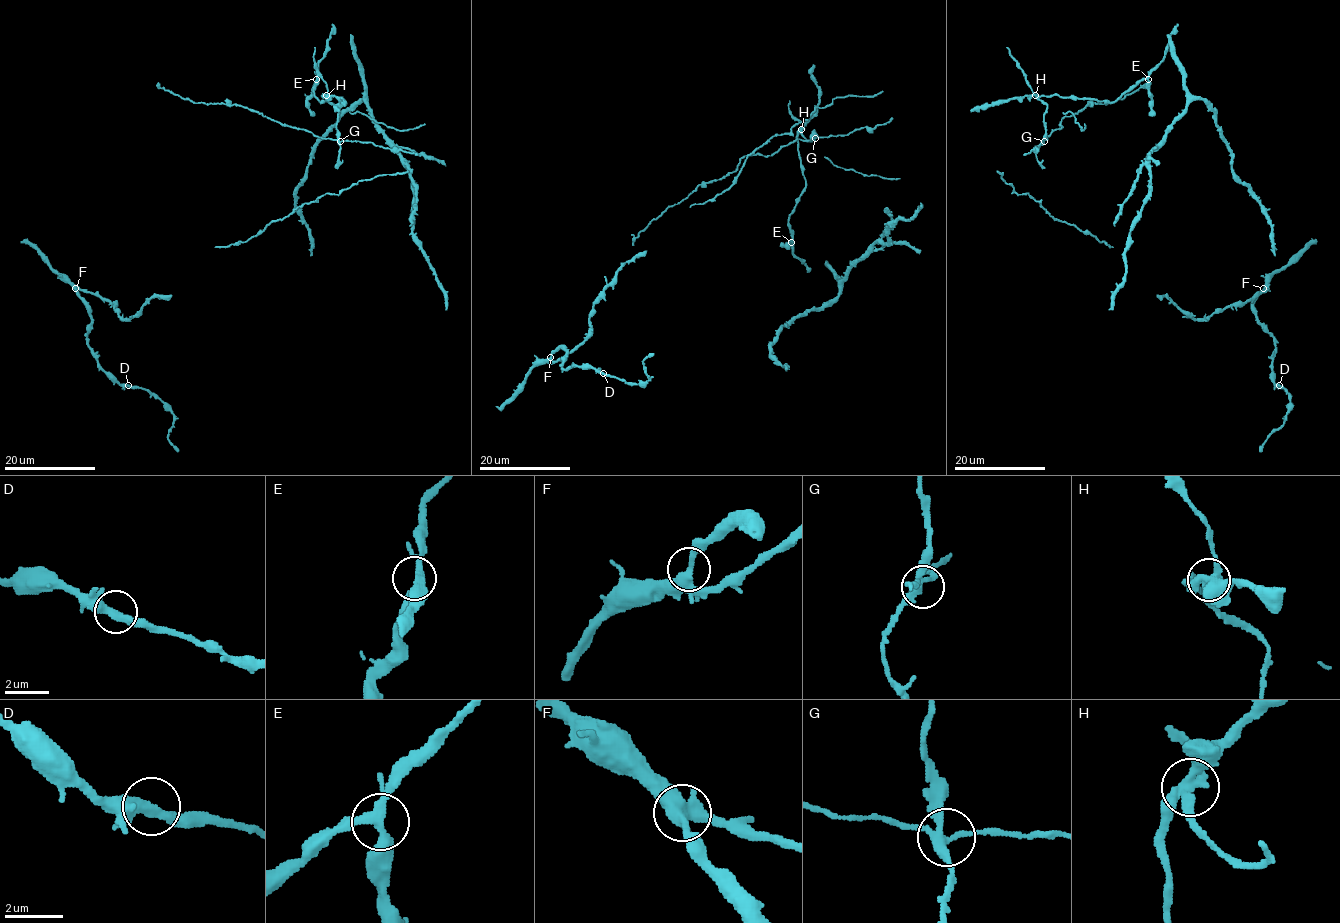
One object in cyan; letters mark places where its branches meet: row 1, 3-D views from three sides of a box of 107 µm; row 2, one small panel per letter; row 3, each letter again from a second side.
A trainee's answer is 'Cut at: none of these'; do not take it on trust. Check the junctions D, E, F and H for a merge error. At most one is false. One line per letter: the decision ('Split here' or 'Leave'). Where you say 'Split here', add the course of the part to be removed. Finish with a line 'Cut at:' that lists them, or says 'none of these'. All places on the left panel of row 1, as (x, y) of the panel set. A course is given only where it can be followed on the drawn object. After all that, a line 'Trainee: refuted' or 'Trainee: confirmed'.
D: Leave
E: Leave
F: Leave
H: Split here. Course of the part to remove: (326, 95), (337, 107), (336, 139), (320, 138), (280, 124), (244, 106), (194, 103), (161, 88), (157, 82)
Cut at: H
Trainee: refuted

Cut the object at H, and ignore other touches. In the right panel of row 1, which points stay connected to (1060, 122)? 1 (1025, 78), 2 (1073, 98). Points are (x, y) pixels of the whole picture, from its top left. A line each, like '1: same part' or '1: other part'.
1: same part
2: other part

